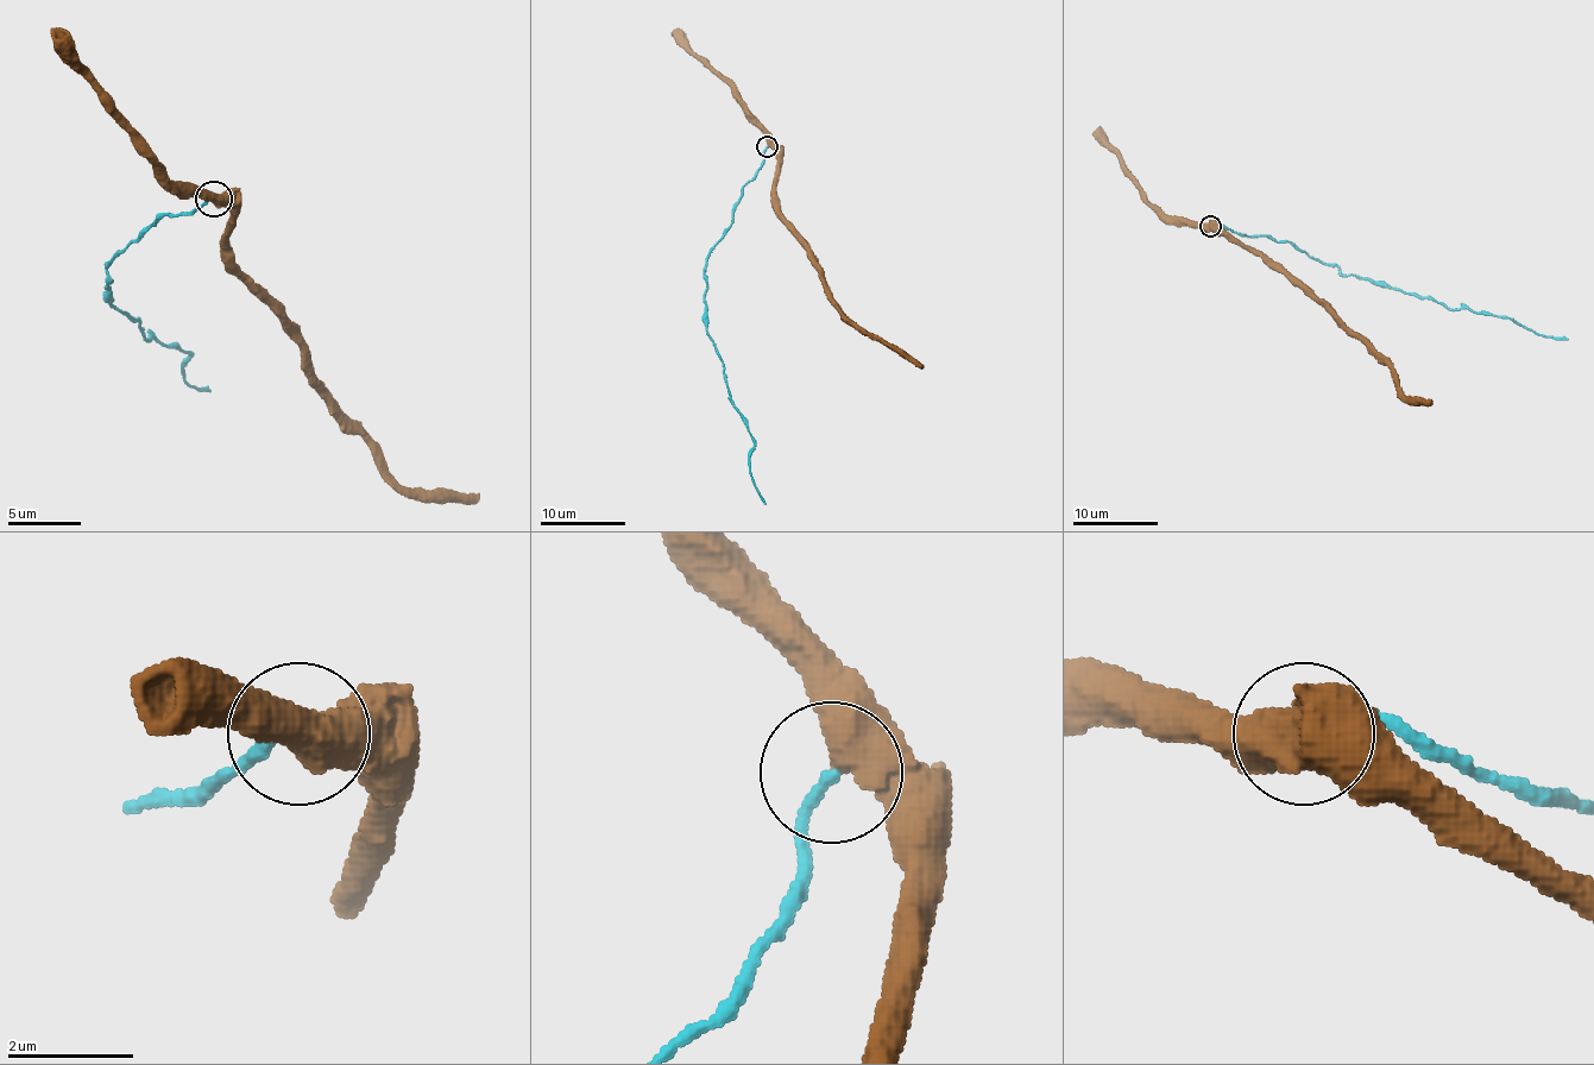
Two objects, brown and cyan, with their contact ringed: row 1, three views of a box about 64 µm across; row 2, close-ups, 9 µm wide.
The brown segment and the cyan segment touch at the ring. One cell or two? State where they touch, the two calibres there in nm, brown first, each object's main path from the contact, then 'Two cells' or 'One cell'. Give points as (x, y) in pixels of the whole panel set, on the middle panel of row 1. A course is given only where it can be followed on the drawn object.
Place: (767, 146). Thickness 600 nm (brown) against 190 nm. Course of brown: (768, 146), (776, 157), (779, 216), (806, 250), (825, 295), (857, 327), (905, 351), (924, 365). Course of cyan: (768, 146), (704, 276), (706, 332), (723, 364), (730, 402), (753, 440), (749, 472), (766, 504). Two cells

